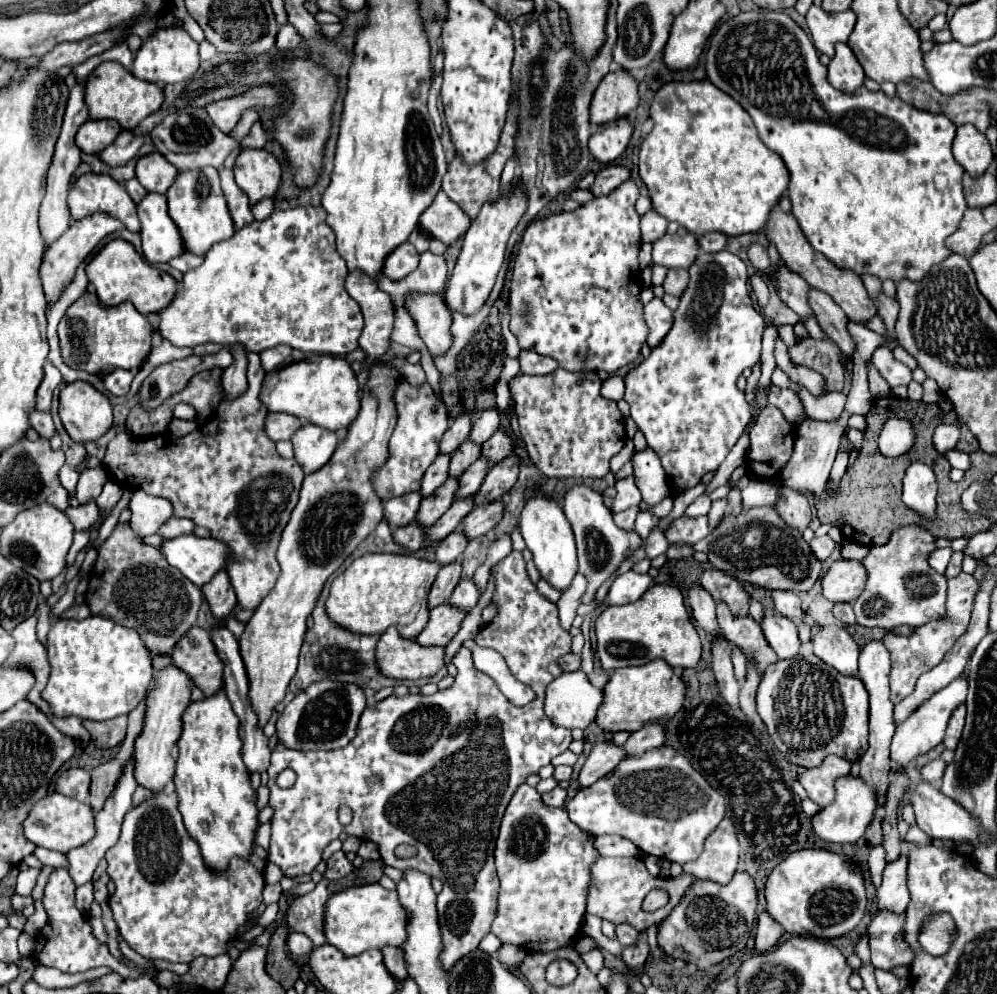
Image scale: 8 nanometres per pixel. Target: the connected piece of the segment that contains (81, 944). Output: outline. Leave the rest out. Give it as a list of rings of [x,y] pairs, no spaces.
[[[53,868],[53,872],[49,874],[43,904],[47,908],[47,922],[41,928],[41,956],[39,956],[39,936],[37,936],[37,948],[33,950],[33,958],[37,962],[41,962],[45,966],[53,966],[61,972],[85,972],[95,966],[109,966],[124,978],[137,978],[142,974],[119,962],[109,952],[109,948],[93,936],[89,916],[79,912],[75,906],[75,884],[65,868]]]

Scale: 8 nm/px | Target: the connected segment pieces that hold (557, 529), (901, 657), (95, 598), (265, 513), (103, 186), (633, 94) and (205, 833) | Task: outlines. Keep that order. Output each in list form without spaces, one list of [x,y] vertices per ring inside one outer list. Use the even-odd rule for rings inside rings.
[[[537,492],[533,498],[527,500],[525,510],[521,514],[519,530],[523,534],[523,540],[527,548],[533,554],[533,562],[545,582],[549,582],[555,590],[565,592],[571,586],[571,580],[577,572],[577,552],[575,552],[575,540],[573,540],[573,530],[563,514],[563,508],[549,500],[545,494]]]
[[[959,574],[951,580],[947,580],[947,584],[949,584],[949,588],[947,588],[947,618],[945,620],[919,626],[913,636],[887,634],[883,638],[883,644],[891,654],[891,702],[893,704],[901,702],[907,694],[911,694],[917,678],[923,672],[929,672],[933,666],[937,666],[943,660],[949,646],[953,646],[955,640],[967,630],[973,596],[979,588],[979,582],[971,574]]]
[[[119,522],[113,534],[97,548],[97,554],[85,594],[91,614],[135,628],[151,652],[169,652],[197,620],[203,600],[201,588],[193,586],[179,570],[173,570],[173,566],[161,558],[159,548],[145,546],[145,542],[133,534],[129,522]]]
[[[247,352],[247,382],[249,390],[239,396],[237,400],[223,400],[219,404],[221,408],[221,418],[219,414],[213,414],[207,424],[197,428],[195,432],[177,438],[171,432],[159,434],[157,438],[145,438],[145,440],[133,440],[127,432],[117,434],[109,446],[103,464],[109,470],[109,476],[113,480],[123,484],[123,486],[135,486],[145,490],[151,496],[161,496],[167,498],[173,504],[175,516],[185,516],[197,526],[209,528],[215,540],[221,540],[229,544],[231,548],[231,558],[227,562],[227,572],[231,578],[231,586],[235,588],[237,602],[241,608],[255,610],[259,602],[273,590],[281,568],[275,558],[277,546],[281,540],[281,530],[289,522],[289,514],[293,512],[301,482],[303,482],[303,470],[295,460],[287,460],[277,454],[275,442],[265,434],[265,406],[261,406],[261,384],[265,378],[265,370],[261,366],[259,354]]]
[[[83,174],[69,188],[69,210],[73,220],[81,220],[95,212],[107,212],[121,220],[127,230],[139,232],[137,206],[129,198],[123,184],[109,174]]]
[[[627,70],[609,72],[597,86],[591,100],[591,124],[607,124],[629,116],[639,106],[639,80]]]
[[[223,690],[215,696],[209,696],[201,702],[193,702],[183,714],[183,734],[177,742],[179,758],[175,770],[175,792],[179,798],[179,812],[183,816],[183,824],[189,836],[199,844],[205,866],[215,874],[225,874],[229,860],[233,856],[249,858],[257,848],[255,834],[259,828],[259,808],[257,808],[257,792],[251,786],[251,774],[243,766],[241,758],[241,738],[239,738],[239,720],[231,710],[231,704]]]

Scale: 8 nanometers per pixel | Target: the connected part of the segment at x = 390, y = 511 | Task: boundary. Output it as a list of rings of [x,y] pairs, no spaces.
[[[409,492],[399,498],[391,498],[385,504],[385,518],[387,518],[389,526],[407,526],[407,524],[415,522],[419,504],[421,504],[419,492]]]

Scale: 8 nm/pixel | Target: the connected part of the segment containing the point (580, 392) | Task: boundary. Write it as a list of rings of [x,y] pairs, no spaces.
[[[555,370],[545,376],[517,376],[509,382],[513,398],[517,400],[519,432],[527,446],[533,464],[551,478],[603,478],[609,472],[611,458],[625,444],[625,422],[617,402],[601,396],[601,378],[597,372],[569,372]]]

